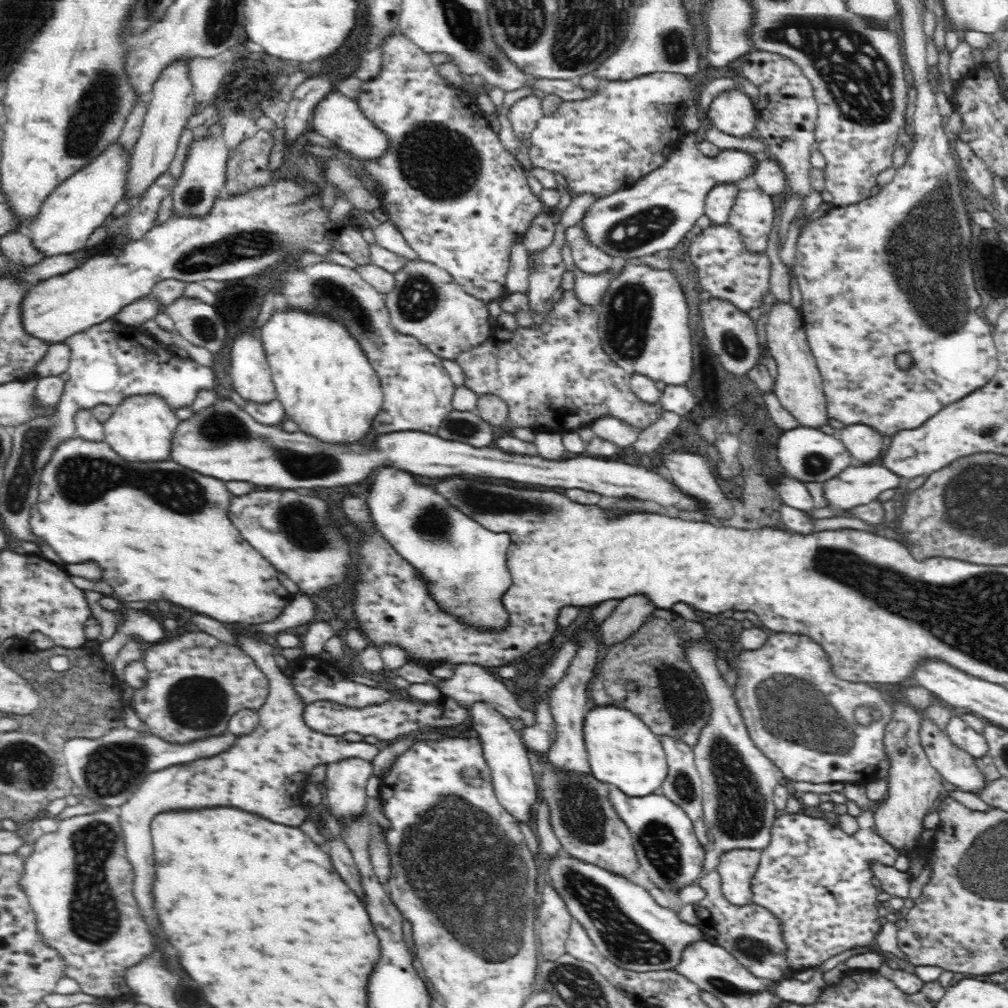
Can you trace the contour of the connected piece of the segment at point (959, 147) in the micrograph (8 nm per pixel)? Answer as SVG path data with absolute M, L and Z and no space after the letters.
M955 138L954 150L958 154L958 164L962 165L964 176L968 182L975 186L985 197L994 200L992 175L986 163L977 158L970 147L962 139Z

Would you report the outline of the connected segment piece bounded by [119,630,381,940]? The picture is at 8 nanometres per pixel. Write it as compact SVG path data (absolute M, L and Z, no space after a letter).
M229 630L230 633L232 633L235 636L235 642L239 645L239 647L244 650L244 652L248 653L254 659L254 662L256 665L258 665L259 669L262 669L263 673L266 673L266 676L268 676L268 681L270 681L270 696L266 698L266 704L262 706L258 710L259 714L259 722L258 725L255 726L254 730L250 733L244 733L243 736L236 737L234 739L234 742L230 745L230 748L228 750L224 750L223 752L220 752L218 754L215 754L213 756L207 757L207 758L200 758L194 761L191 761L187 764L182 765L175 765L170 766L169 768L151 773L149 776L146 776L144 780L142 780L139 788L136 788L134 792L131 793L130 800L124 804L124 806L120 807L120 814L119 814L119 822L120 826L122 827L122 832L124 833L124 841L126 841L126 859L129 860L129 863L131 864L131 868L134 870L134 895L136 895L136 899L138 899L138 907L140 907L140 913L142 913L142 918L144 918L144 921L146 923L148 922L154 922L154 924L148 924L150 925L150 931L152 931L152 935L154 935L154 939L157 940L157 937L154 933L154 929L152 926L158 926L158 922L156 922L156 914L154 914L154 910L152 910L152 898L150 898L150 890L152 890L152 876L154 876L154 860L153 854L152 854L152 838L151 838L151 832L150 832L150 825L152 820L160 814L160 812L168 812L168 810L172 810L172 808L204 808L204 806L236 806L236 808L244 808L244 810L248 810L248 812L254 812L254 814L262 814L262 816L266 816L266 818L270 818L272 822L280 822L280 824L290 824L290 826L300 826L304 820L307 818L307 810L308 806L305 806L300 798L296 798L296 796L301 796L301 790L294 790L294 788L288 788L288 786L294 786L294 784L298 784L298 786L304 786L304 782L302 781L302 774L306 774L307 776L311 775L311 771L314 770L317 766L328 766L333 763L343 762L344 760L349 760L352 758L356 759L362 759L364 761L372 763L376 757L379 756L381 751L376 748L374 744L368 743L366 741L361 742L353 742L350 740L347 740L344 737L338 737L338 736L326 736L320 732L316 732L314 729L310 728L309 725L305 723L305 719L303 717L303 710L306 704L304 704L301 701L300 693L296 691L296 689L293 688L292 681L289 680L281 671L280 667L276 663L276 660L274 659L274 646L268 641L264 640L264 638L260 638L260 636L257 636L257 632L250 632L248 630Z

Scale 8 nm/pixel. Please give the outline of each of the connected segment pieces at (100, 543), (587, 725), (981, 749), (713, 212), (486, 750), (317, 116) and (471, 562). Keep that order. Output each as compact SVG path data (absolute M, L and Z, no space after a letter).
M74 436L60 442L54 448L49 462L42 468L38 488L37 503L31 508L30 526L32 534L41 538L47 544L50 542L52 544L50 547L64 563L96 562L102 568L105 583L128 602L158 603L158 600L170 600L170 602L180 604L188 610L214 616L214 620L220 620L220 622L226 622L226 624L228 622L260 624L260 622L276 618L284 610L284 606L293 598L293 596L288 596L288 592L278 584L274 566L264 556L258 556L258 552L254 552L254 548L250 548L250 544L246 544L246 540L242 540L242 534L228 520L226 510L228 510L230 494L228 494L224 482L220 482L216 478L200 476L192 470L186 470L186 468L174 464L174 462L162 462L160 468L148 468L148 464L126 464L126 459L119 458L118 454L111 450L105 440L91 441L84 439L84 437Z
M596 705L585 716L583 731L591 774L597 780L616 787L626 796L647 796L660 791L669 771L667 754L662 746L661 736L653 733L638 715L616 705Z
M956 713L948 722L946 732L950 740L976 760L979 757L988 757L989 748L983 733L976 732L970 727L961 713Z
M734 183L717 184L707 195L704 204L704 214L709 216L712 223L728 223L729 214L734 206L734 201L741 186L734 186Z
M487 702L472 704L469 711L471 719L470 729L482 740L482 749L486 763L491 771L496 798L508 815L516 822L528 822L530 809L537 800L537 783L532 772L527 748L522 742L519 726L507 716L498 712L493 705Z
M338 90L330 93L328 97L319 102L313 110L310 122L312 129L318 132L318 137L326 137L342 147L343 150L364 160L378 160L390 146L385 133L370 122L370 119L361 111L357 101Z
M382 468L374 476L374 484L368 494L368 504L372 508L372 516L382 530L384 537L390 544L406 558L410 560L420 572L428 585L432 586L436 600L440 600L446 606L452 606L458 614L466 616L470 624L482 624L482 626L504 626L507 612L504 612L498 598L502 592L510 586L510 576L506 572L506 550L510 546L508 534L492 534L484 530L480 524L468 520L460 512L456 512L442 496L436 496L430 488L420 486L406 470L400 468Z

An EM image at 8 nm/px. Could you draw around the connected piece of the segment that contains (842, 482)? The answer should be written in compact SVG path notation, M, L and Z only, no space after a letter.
M882 465L850 466L838 476L827 480L823 495L830 506L839 510L852 510L880 498L889 488L897 488L902 478Z

